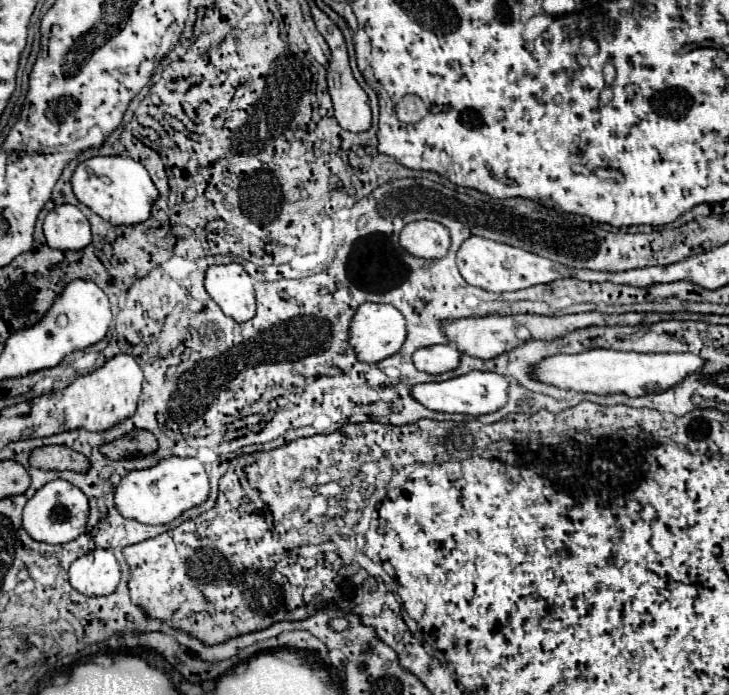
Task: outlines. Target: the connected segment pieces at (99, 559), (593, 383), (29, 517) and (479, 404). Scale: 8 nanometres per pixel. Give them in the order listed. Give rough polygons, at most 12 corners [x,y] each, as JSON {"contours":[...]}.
{"contours":[[[95,550],[69,568],[85,596],[115,592],[121,570],[111,550]],[[587,350],[541,360],[541,382],[645,396],[701,372],[691,352]],[[53,480],[25,504],[33,540],[65,544],[85,532],[87,496]],[[473,370],[417,384],[411,394],[439,412],[471,416],[507,404],[509,378]]]}

